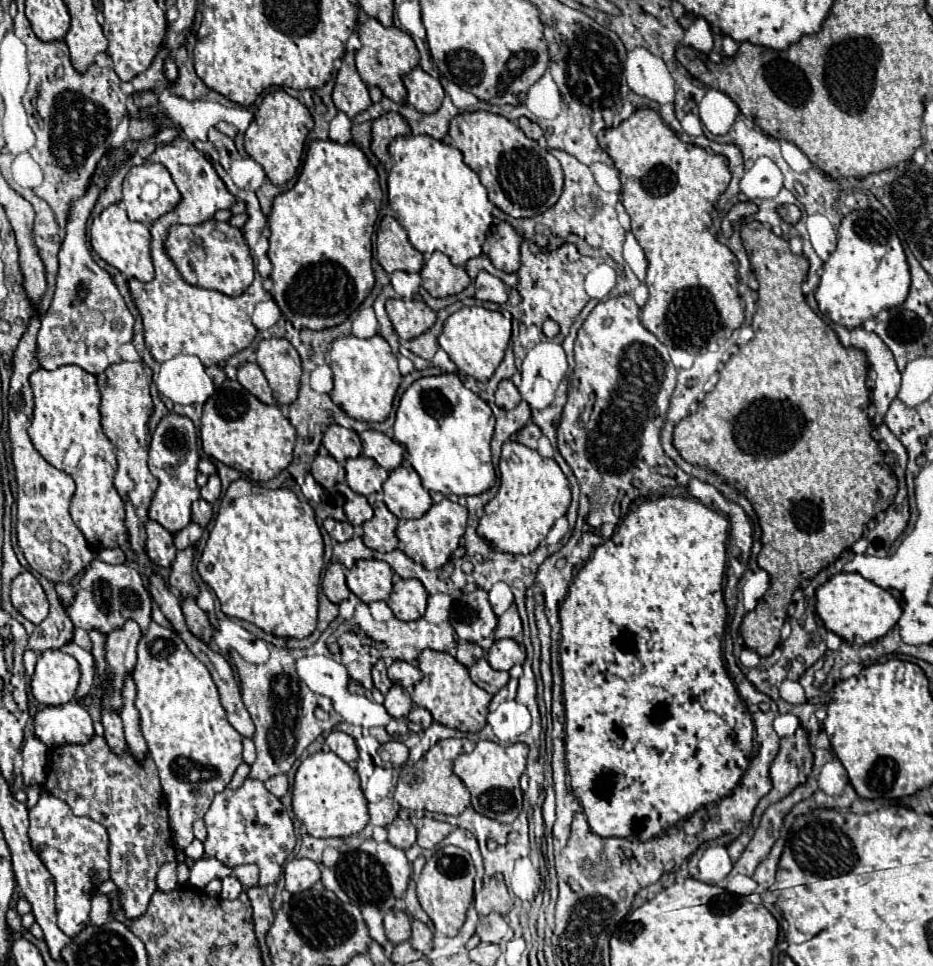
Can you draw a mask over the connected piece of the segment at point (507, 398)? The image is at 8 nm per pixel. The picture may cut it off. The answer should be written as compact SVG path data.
M502 380L498 384L498 390L496 390L496 404L504 410L512 410L516 408L516 404L520 402L520 392L516 390L516 386L512 384L512 380Z

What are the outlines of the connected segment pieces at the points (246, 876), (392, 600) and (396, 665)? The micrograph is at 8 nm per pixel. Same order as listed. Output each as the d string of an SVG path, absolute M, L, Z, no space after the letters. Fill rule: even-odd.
M256 864L236 866L236 868L232 870L232 874L240 880L240 884L242 884L244 888L252 888L252 886L256 886L256 880L258 880L258 868L256 868Z
M410 578L410 580L396 580L392 594L388 598L388 606L392 608L394 616L398 620L418 620L424 616L426 610L426 598L428 592L420 584L420 580Z
M394 660L392 666L388 668L388 678L394 682L394 684L400 684L402 688L408 688L408 686L414 686L416 682L422 680L422 672L408 664L408 662L402 662L402 660Z

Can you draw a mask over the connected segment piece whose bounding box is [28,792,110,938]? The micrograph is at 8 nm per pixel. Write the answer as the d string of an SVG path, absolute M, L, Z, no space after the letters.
M44 792L34 808L28 810L30 828L28 838L32 850L40 856L44 866L54 878L56 886L56 912L58 928L66 936L76 936L86 924L90 914L90 894L110 878L108 858L108 832L102 824L88 816L74 816L68 804L50 792Z

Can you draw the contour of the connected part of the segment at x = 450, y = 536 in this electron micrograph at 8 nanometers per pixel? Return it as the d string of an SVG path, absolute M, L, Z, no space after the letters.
M444 498L442 502L432 504L432 508L422 518L400 522L396 528L396 536L402 542L404 552L414 562L422 564L426 570L436 570L436 568L442 568L448 562L450 554L458 548L458 542L466 530L466 520L468 520L468 510Z

